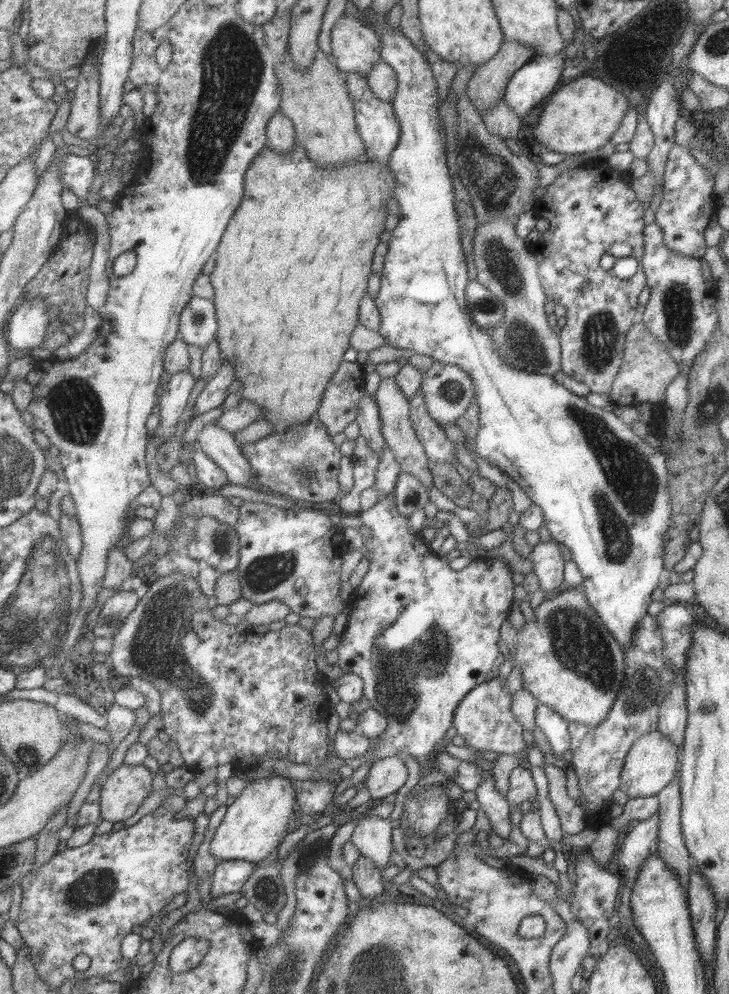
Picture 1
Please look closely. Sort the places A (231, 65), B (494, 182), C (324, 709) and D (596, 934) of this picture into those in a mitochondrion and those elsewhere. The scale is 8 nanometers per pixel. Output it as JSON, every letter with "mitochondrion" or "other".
{"A":"mitochondrion","B":"mitochondrion","C":"other","D":"other"}

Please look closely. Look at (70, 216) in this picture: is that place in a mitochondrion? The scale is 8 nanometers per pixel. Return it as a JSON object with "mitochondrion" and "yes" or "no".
{"mitochondrion":"no"}

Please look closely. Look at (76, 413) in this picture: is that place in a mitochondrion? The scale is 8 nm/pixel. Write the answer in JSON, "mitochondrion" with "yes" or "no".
{"mitochondrion":"yes"}

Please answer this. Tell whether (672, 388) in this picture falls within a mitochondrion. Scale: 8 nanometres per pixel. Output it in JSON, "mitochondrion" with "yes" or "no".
{"mitochondrion":"no"}

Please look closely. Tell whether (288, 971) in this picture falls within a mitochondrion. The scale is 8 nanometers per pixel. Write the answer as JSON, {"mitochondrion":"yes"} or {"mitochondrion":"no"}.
{"mitochondrion":"yes"}

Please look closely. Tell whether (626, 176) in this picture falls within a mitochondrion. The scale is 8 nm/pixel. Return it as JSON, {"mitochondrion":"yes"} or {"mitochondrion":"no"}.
{"mitochondrion":"no"}

